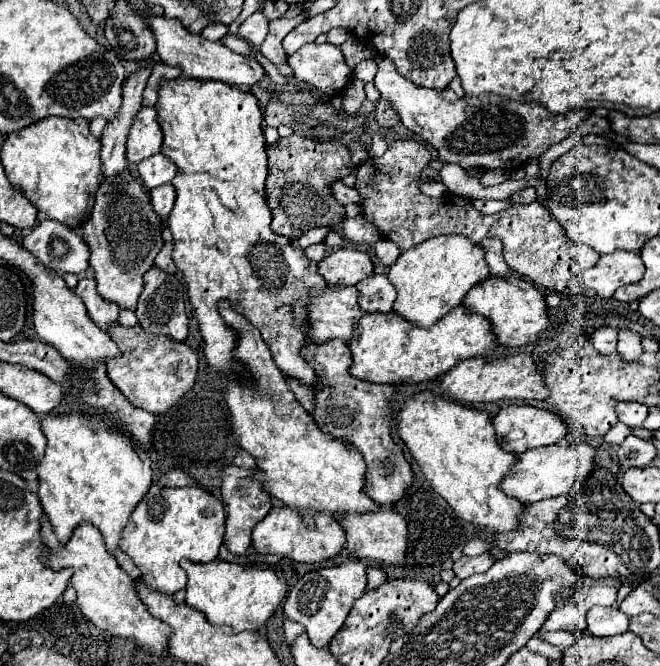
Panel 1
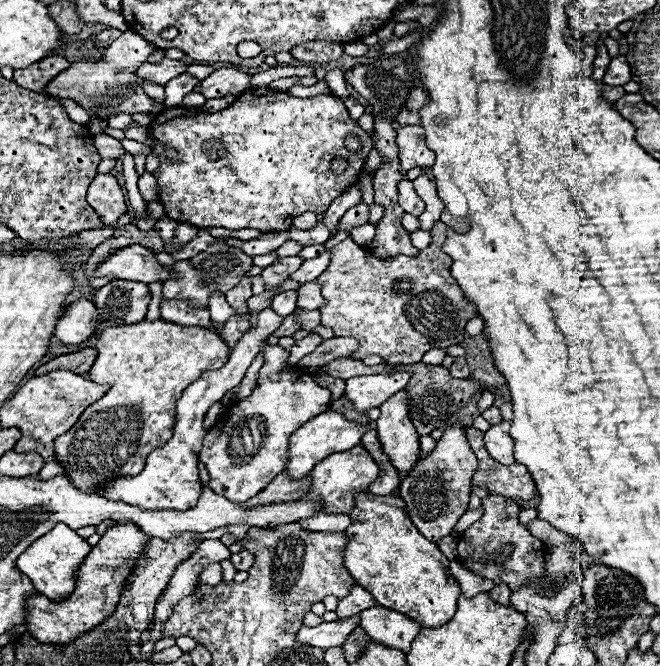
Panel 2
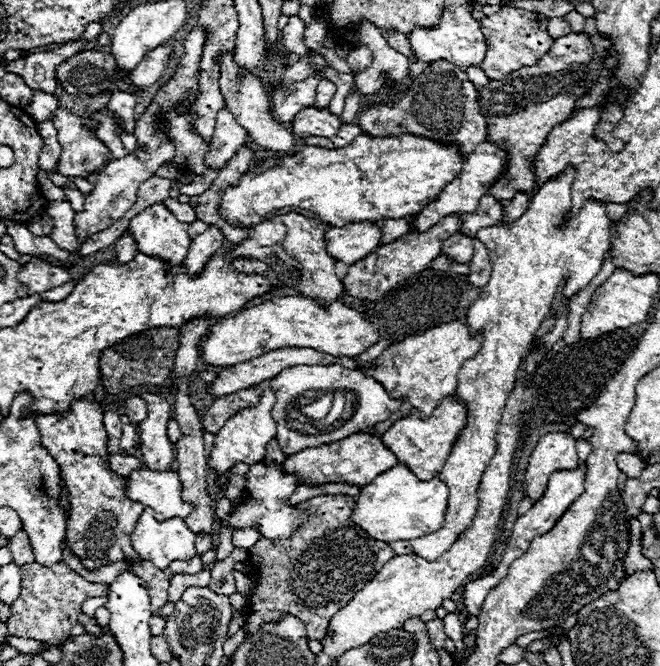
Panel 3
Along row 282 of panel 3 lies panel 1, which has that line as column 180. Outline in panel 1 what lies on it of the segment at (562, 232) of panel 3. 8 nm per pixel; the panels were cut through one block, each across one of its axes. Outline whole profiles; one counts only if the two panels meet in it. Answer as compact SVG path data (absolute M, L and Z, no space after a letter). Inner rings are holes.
M152 484L130 514L130 524L126 524L120 540L120 550L134 560L148 586L174 594L186 586L186 576L180 568L182 558L192 562L210 562L218 556L224 536L224 520L222 500L204 488L162 488Z

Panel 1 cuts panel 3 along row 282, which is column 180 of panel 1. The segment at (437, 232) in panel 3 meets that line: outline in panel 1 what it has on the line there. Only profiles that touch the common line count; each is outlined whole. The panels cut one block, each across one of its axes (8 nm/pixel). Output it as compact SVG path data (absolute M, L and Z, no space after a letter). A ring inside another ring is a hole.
M114 324L108 334L122 352L122 356L106 360L108 378L114 386L122 390L130 404L144 408L152 414L162 414L192 388L198 370L198 358L184 342L174 342L166 336L152 336L140 326L124 328L120 324Z

